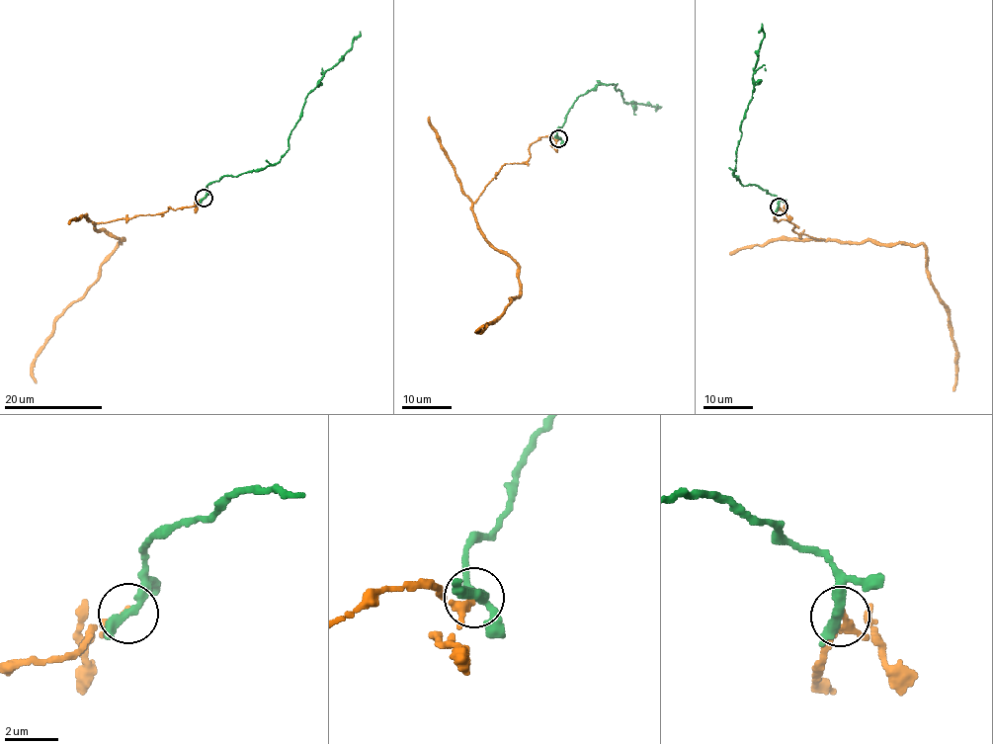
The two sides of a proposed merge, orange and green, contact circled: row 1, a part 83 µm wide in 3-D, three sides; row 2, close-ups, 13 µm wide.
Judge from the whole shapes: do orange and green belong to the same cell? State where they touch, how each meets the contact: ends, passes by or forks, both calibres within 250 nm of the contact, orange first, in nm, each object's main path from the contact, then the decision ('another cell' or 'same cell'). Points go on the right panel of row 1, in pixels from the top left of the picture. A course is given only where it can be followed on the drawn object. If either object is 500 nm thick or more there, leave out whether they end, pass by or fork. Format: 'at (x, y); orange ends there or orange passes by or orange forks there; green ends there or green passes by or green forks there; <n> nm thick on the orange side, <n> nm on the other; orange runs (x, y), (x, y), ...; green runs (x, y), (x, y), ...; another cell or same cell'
at (779, 206); orange ends there; green passes by; 340 nm thick on the orange side, 340 nm on the other; orange runs (780, 206), (774, 219), (791, 222), (801, 234), (922, 244), (957, 352), (952, 390); green runs (778, 206), (775, 196), (742, 186), (734, 175), (741, 121), (752, 95), (752, 75), (764, 38), (762, 23); same cell

